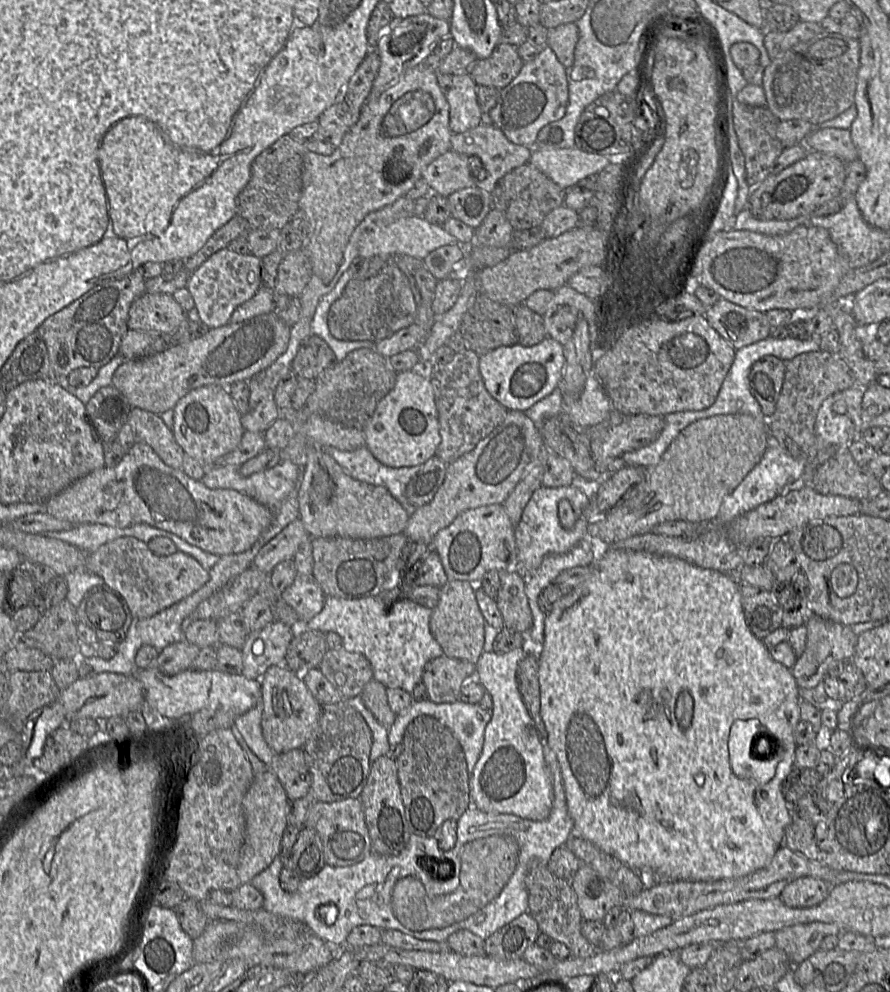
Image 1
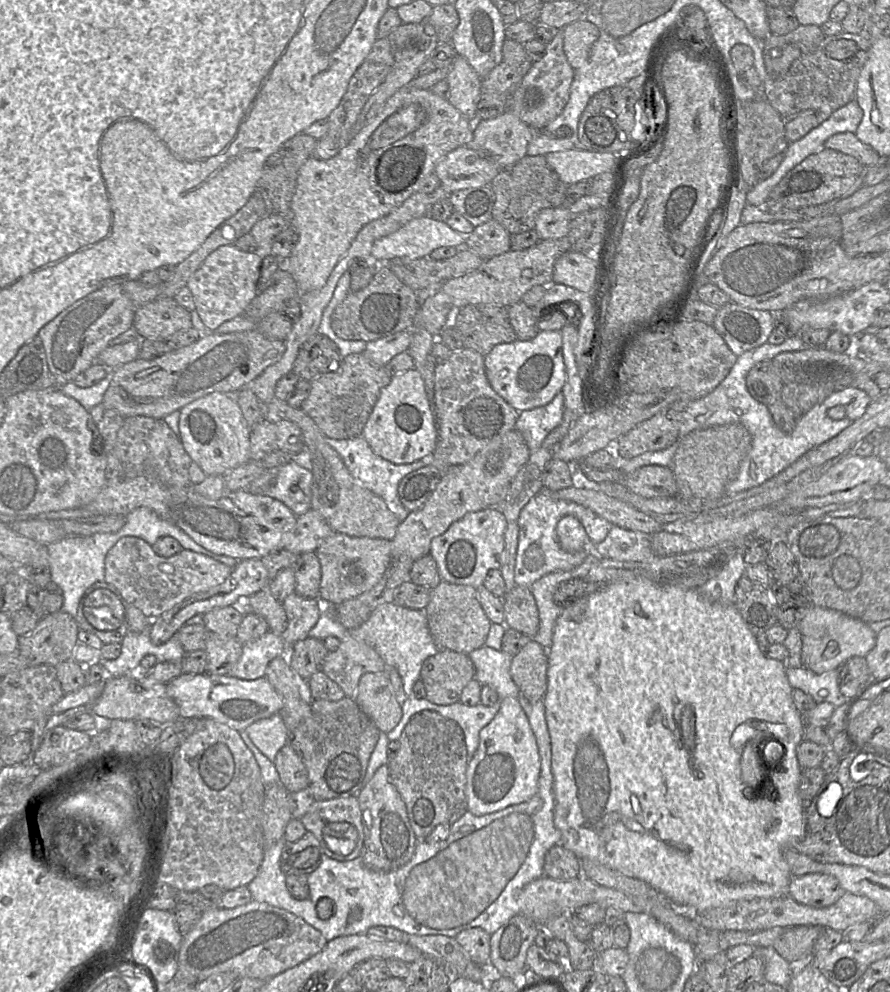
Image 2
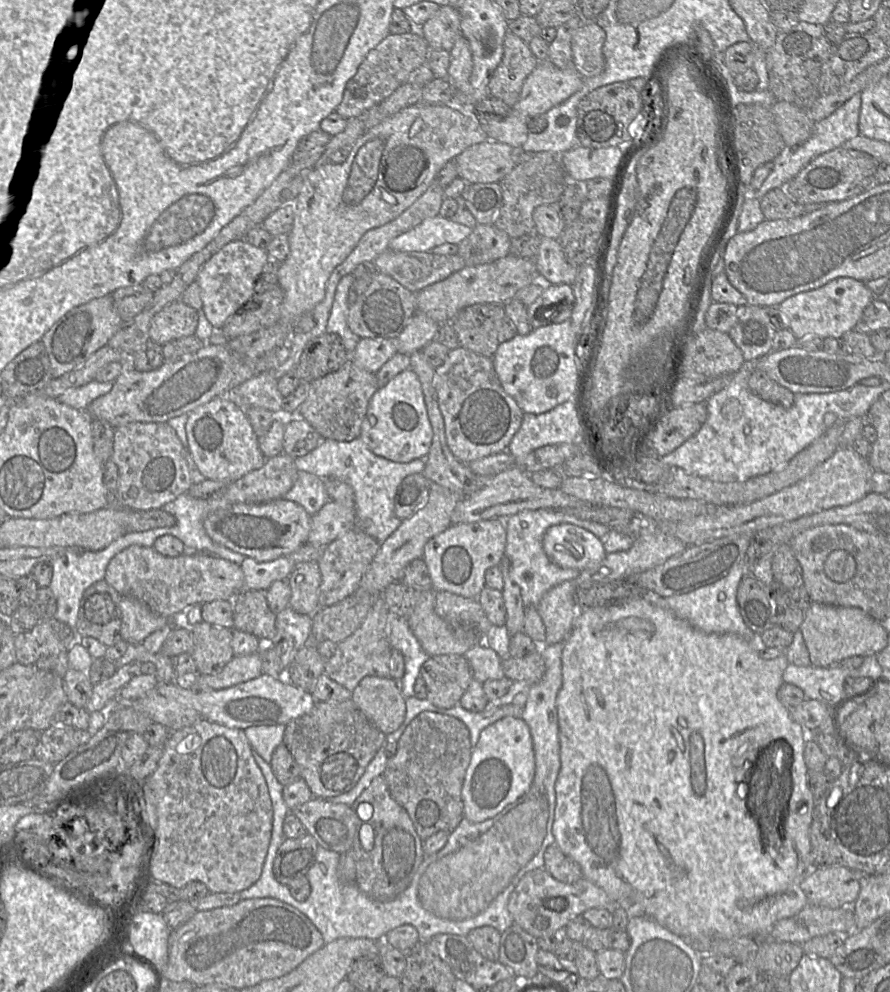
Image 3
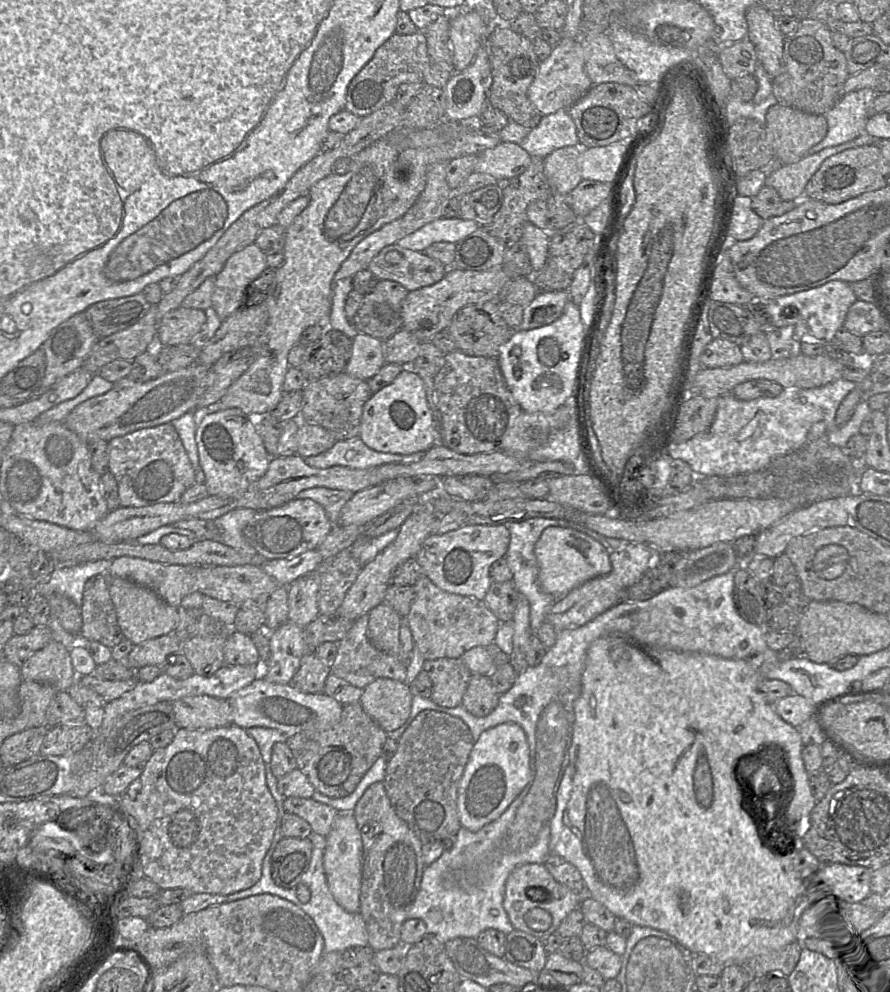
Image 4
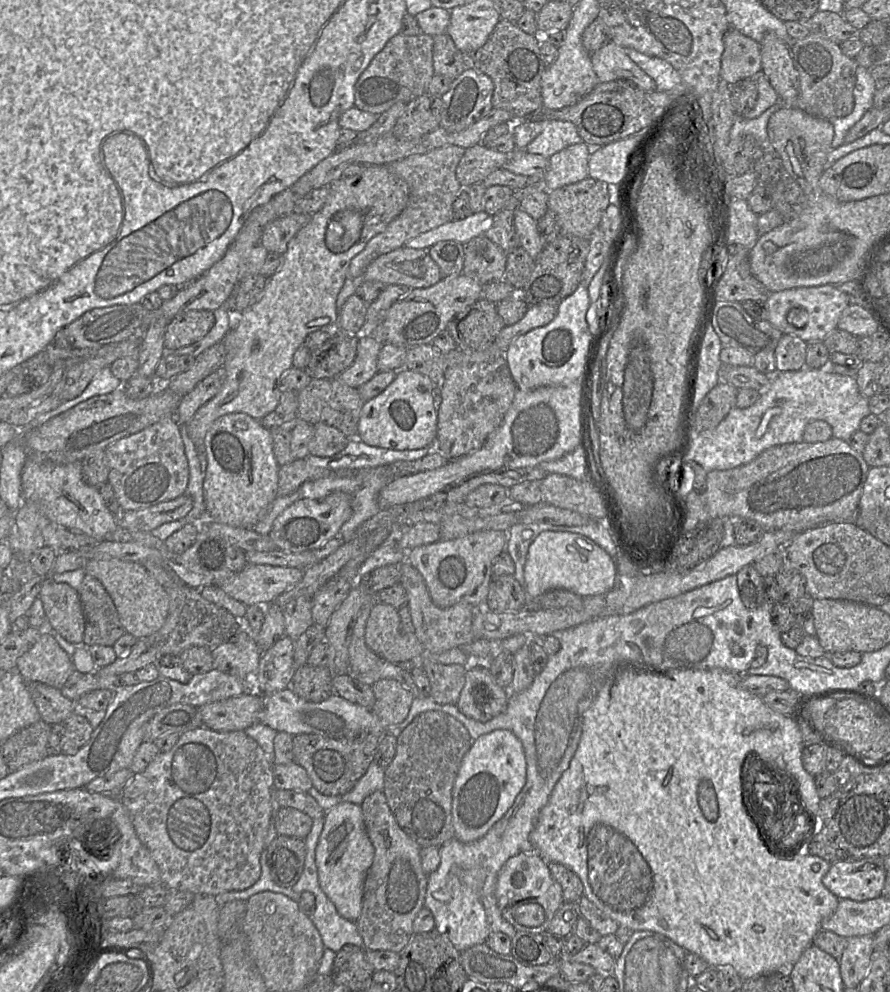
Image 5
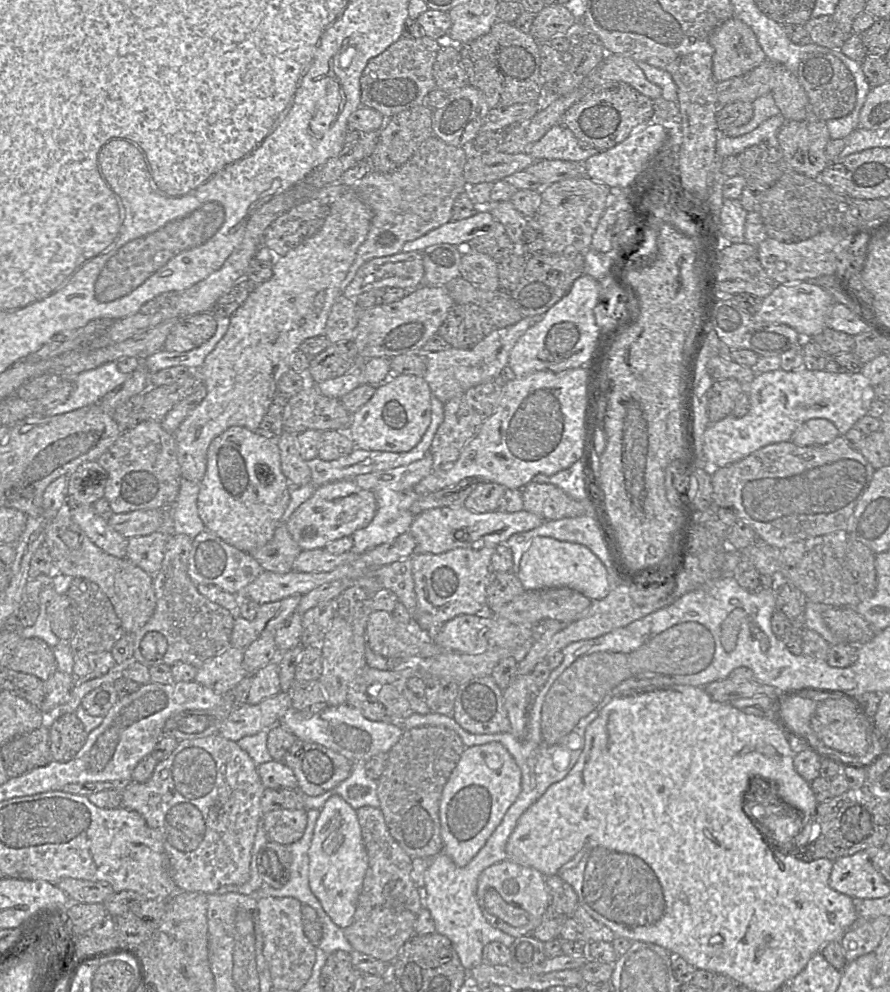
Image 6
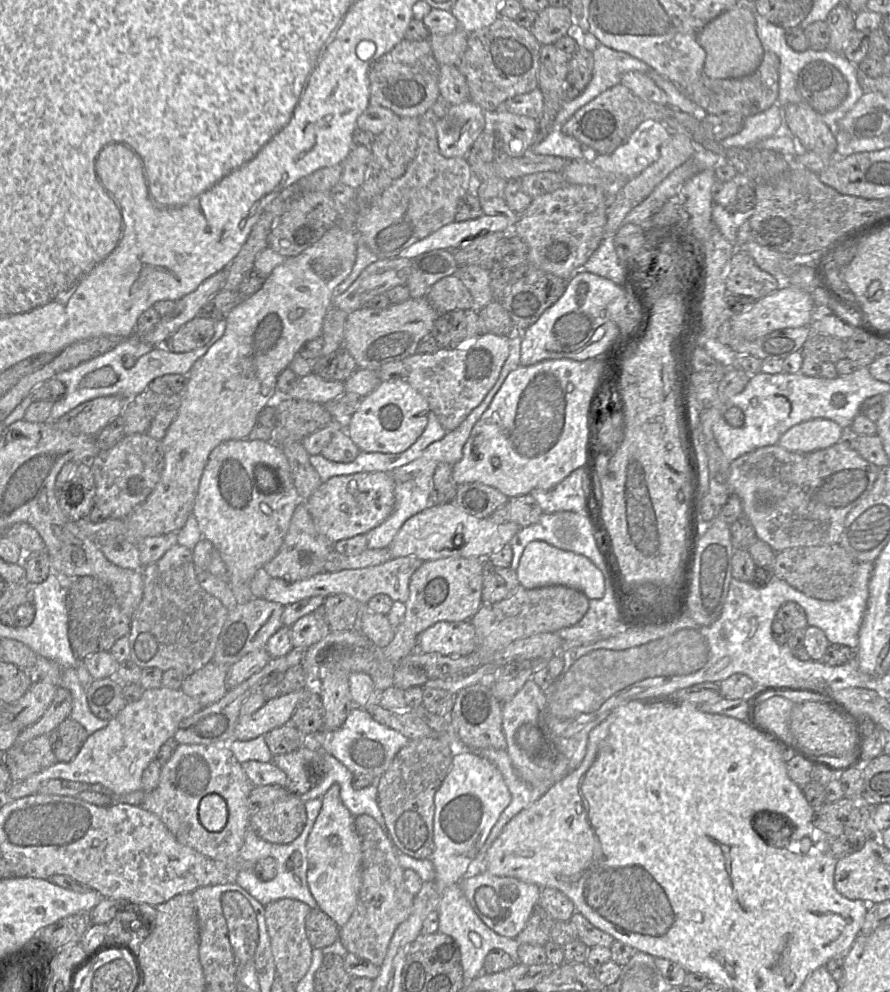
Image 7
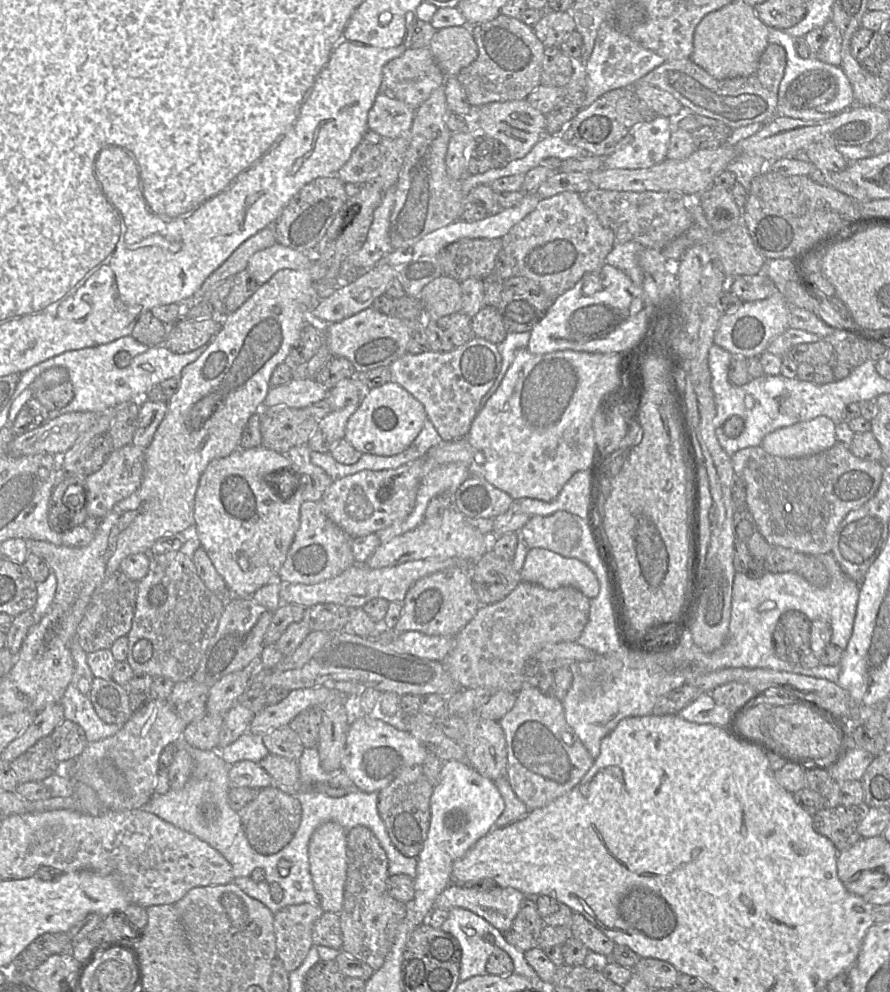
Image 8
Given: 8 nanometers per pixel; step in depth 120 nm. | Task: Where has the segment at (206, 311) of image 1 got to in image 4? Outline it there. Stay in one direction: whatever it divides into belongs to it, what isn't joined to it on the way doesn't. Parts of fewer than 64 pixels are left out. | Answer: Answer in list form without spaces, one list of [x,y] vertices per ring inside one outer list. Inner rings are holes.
[[[254,243],[235,252],[215,276],[212,306],[223,321],[244,307],[246,289],[267,267],[265,253]]]

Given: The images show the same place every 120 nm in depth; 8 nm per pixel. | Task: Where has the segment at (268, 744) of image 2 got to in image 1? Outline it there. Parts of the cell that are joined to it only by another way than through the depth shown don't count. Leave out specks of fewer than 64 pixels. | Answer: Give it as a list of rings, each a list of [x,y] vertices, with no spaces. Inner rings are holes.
[[[261,690],[261,701],[257,702],[257,704],[246,713],[238,716],[234,721],[234,728],[243,737],[243,739],[245,740],[246,744],[251,749],[251,751],[265,765],[269,767],[275,753],[268,746],[262,734],[262,727],[261,727],[262,713],[263,713],[263,702],[262,702],[262,690]]]

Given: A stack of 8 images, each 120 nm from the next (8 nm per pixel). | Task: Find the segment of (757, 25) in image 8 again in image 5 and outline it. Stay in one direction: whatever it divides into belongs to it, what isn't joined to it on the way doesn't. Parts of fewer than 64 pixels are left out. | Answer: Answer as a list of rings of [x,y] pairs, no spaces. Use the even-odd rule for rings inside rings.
[[[728,28],[723,36],[724,50],[720,78],[731,85],[761,73],[760,44],[739,31]]]

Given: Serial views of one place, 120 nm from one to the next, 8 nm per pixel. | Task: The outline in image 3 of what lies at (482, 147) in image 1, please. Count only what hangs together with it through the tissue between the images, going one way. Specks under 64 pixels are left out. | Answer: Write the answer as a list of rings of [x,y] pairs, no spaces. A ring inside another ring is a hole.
[[[548,60],[538,62],[536,68],[524,81],[522,90],[520,92],[519,100],[512,108],[510,108],[509,115],[500,122],[487,123],[487,125],[481,125],[483,127],[483,130],[487,134],[488,140],[504,143],[513,147],[515,150],[521,150],[521,147],[526,142],[529,134],[527,127],[529,119],[539,115],[544,115],[551,108],[563,103],[573,94],[578,92],[582,88],[583,83],[584,78],[574,69],[573,61],[572,67],[566,69],[560,69]]]

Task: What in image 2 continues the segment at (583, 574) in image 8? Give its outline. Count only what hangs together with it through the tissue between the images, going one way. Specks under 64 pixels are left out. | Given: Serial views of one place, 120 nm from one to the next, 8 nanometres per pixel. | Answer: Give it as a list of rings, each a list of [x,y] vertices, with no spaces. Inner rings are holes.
[[[564,516],[556,526],[558,542],[561,548],[569,553],[587,551],[594,553],[593,542],[590,540],[583,525],[575,516]]]

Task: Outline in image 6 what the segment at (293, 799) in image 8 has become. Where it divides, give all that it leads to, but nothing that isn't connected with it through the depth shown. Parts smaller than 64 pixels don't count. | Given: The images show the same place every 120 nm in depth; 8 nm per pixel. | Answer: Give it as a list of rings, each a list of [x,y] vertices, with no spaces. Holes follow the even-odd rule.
[[[281,809],[265,813],[262,823],[268,841],[290,845],[298,841],[307,826],[306,809]]]

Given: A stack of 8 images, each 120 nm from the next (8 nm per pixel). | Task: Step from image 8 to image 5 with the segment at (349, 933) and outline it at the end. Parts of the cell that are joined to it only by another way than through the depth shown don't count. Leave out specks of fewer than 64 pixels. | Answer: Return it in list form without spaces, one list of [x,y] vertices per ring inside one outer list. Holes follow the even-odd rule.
[[[382,791],[367,796],[360,807],[366,833],[374,848],[374,858],[364,881],[361,914],[356,921],[357,930],[365,950],[400,954],[413,937],[413,921],[424,907],[428,875],[422,869],[421,848],[398,826]]]

